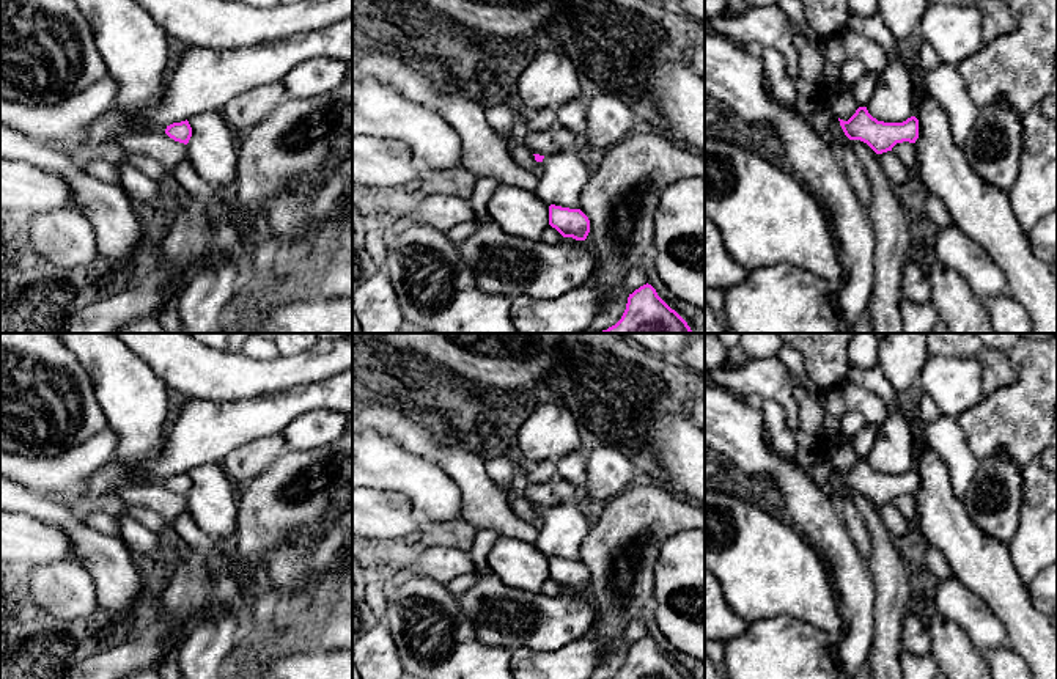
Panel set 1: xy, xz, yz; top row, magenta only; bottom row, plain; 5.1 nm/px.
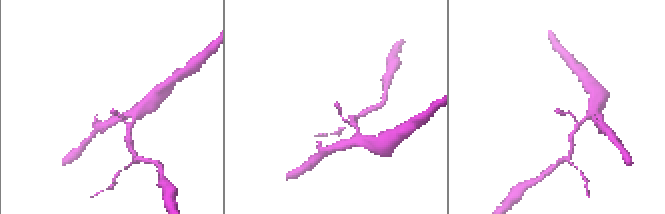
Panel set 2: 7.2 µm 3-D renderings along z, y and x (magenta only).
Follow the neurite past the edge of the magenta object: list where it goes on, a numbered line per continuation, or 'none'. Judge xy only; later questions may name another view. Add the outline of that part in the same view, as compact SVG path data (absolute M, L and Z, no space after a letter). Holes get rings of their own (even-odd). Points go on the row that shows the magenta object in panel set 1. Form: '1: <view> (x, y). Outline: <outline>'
none

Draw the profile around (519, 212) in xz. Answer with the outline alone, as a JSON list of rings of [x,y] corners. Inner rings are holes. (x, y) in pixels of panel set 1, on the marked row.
[[[502,184],[488,204],[489,217],[510,236],[541,240],[549,226],[549,206],[535,192]]]

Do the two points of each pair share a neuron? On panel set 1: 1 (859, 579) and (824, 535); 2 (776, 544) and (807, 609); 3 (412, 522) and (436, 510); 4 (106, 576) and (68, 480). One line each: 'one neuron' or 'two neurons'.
1: one neuron
2: one neuron
3: two neurons
4: two neurons

